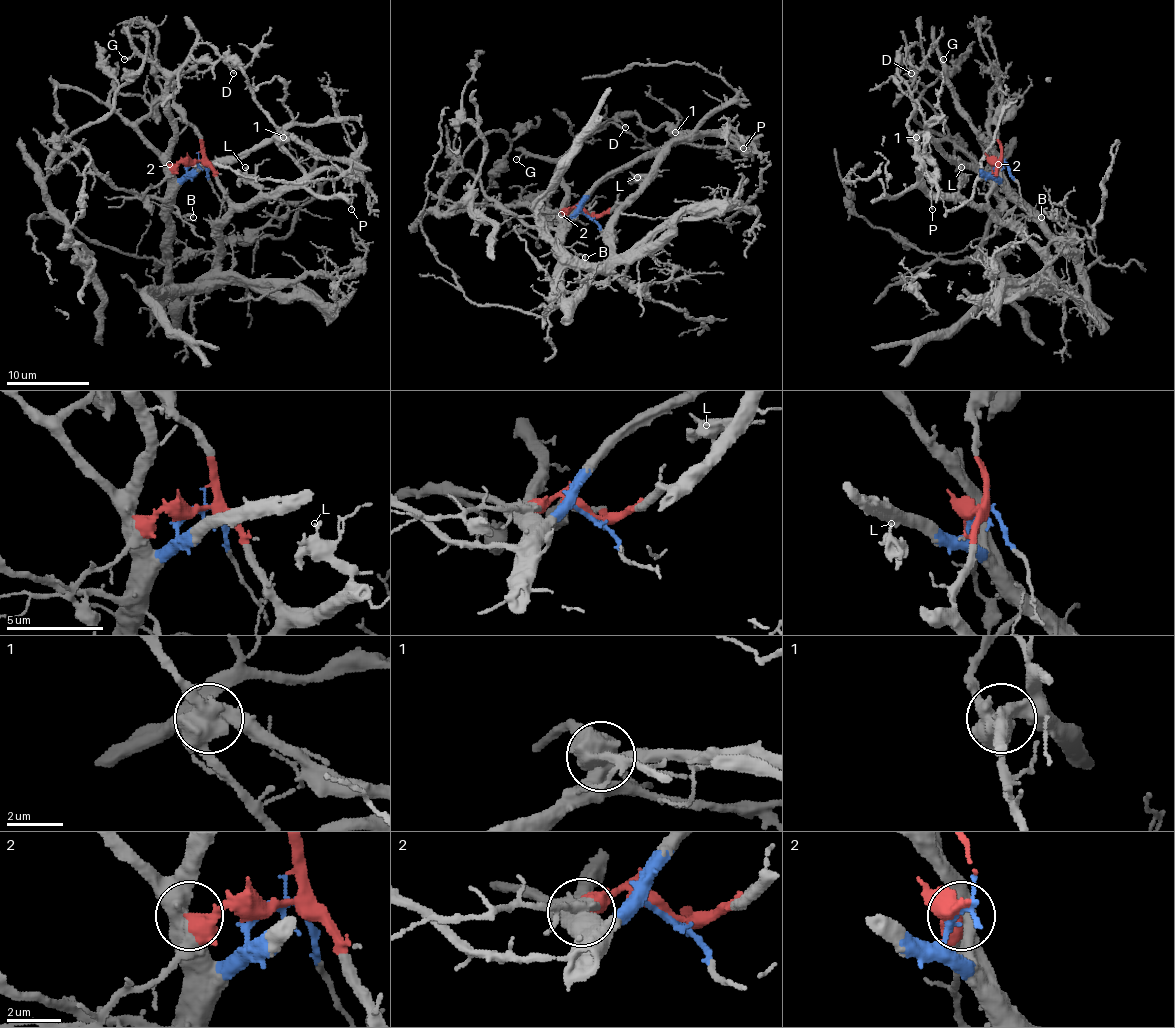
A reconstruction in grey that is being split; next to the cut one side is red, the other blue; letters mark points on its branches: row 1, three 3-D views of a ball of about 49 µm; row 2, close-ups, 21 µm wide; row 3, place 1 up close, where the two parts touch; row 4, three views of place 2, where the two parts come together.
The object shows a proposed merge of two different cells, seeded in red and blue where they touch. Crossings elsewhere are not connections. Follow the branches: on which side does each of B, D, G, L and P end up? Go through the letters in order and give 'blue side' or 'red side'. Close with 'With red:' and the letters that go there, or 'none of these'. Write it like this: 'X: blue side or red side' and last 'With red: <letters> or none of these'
B: blue side
D: red side
G: blue side
L: red side
P: red side
With red: D, L, P

